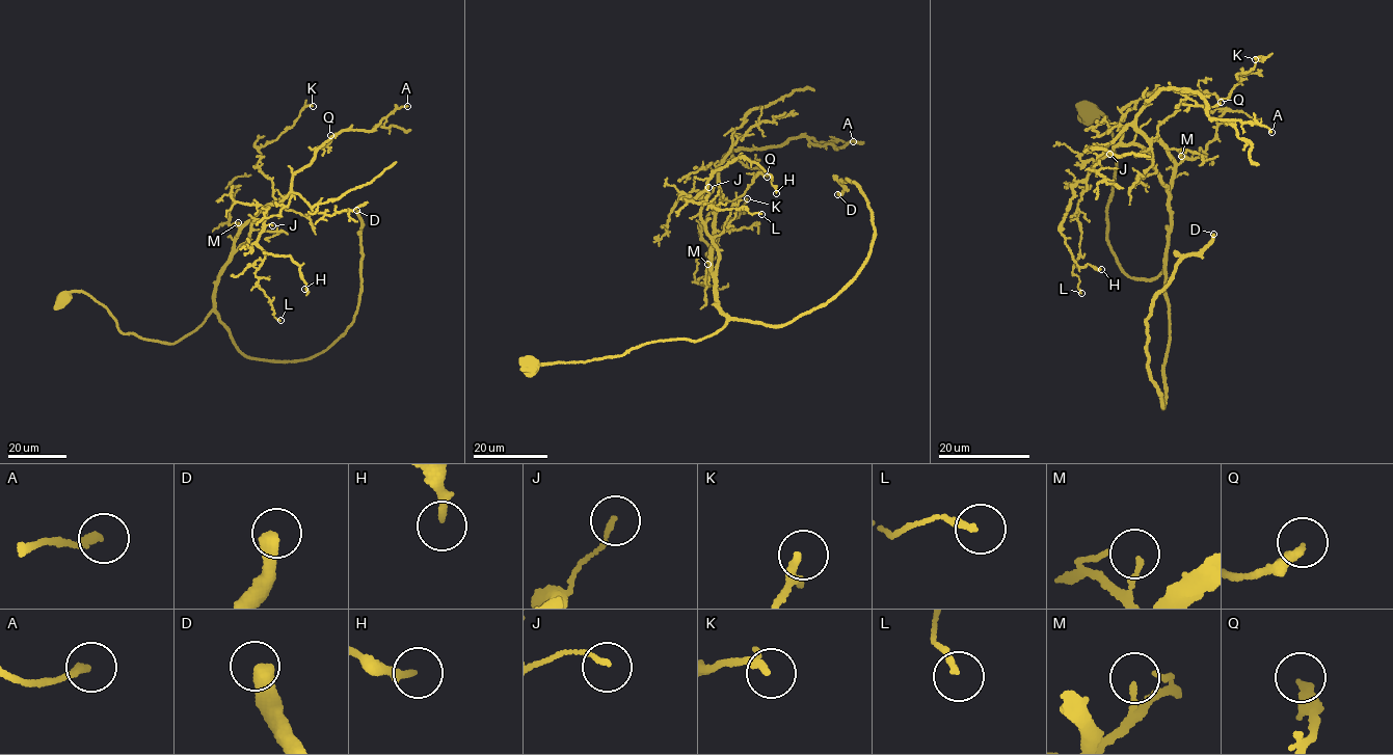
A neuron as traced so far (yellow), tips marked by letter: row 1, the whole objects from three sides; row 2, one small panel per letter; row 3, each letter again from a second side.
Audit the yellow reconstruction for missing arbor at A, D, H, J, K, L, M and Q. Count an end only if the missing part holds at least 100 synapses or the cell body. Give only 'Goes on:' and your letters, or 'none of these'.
Goes on: D

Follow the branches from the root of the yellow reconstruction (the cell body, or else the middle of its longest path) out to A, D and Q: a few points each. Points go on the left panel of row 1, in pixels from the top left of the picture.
A: (64, 296), (177, 343), (212, 309), (242, 225), (331, 136), (407, 106)
D: (64, 296), (83, 291), (123, 332), (170, 343), (212, 311), (246, 355), (304, 359), (352, 322), (356, 210)
Q: (64, 296), (85, 292), (125, 333), (181, 340), (212, 309), (240, 227), (289, 193), (293, 174), (330, 135)

